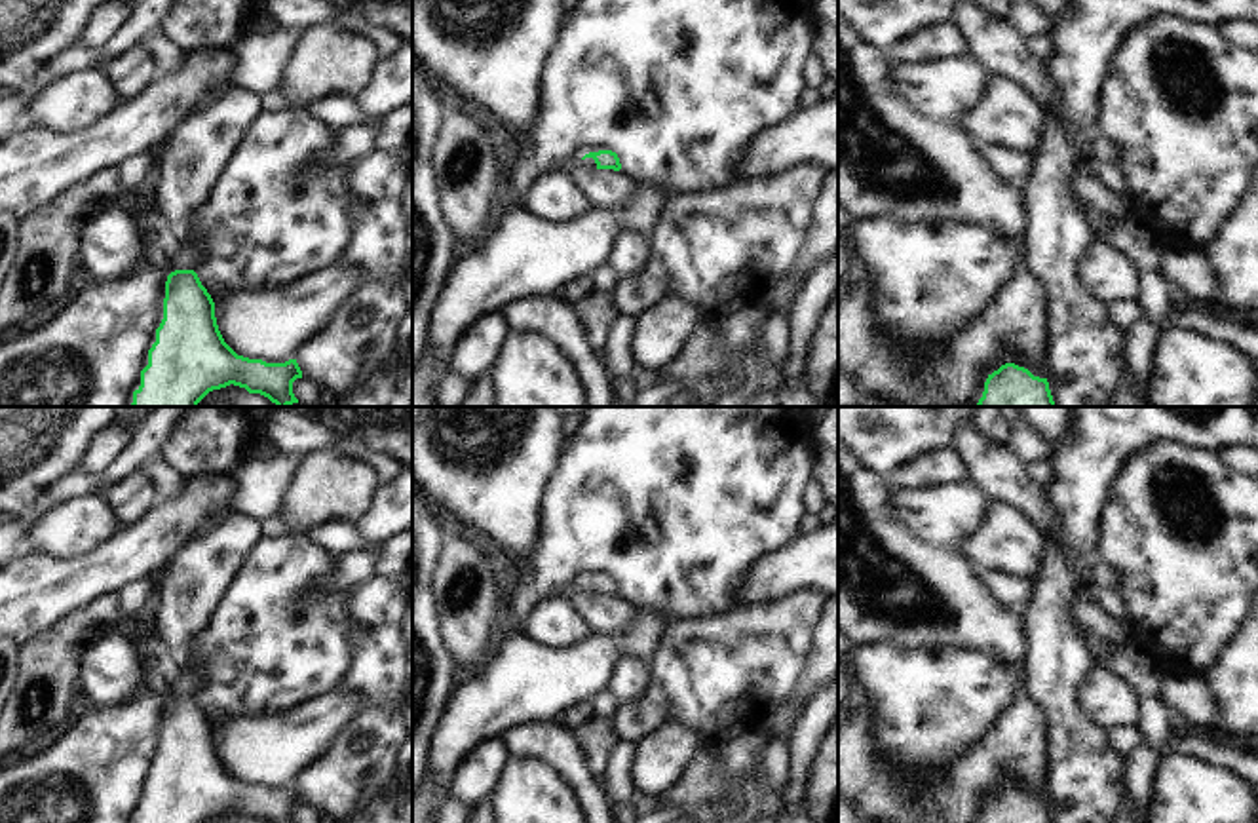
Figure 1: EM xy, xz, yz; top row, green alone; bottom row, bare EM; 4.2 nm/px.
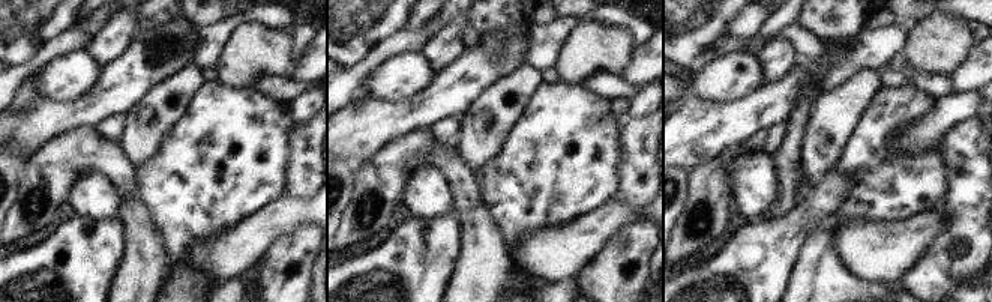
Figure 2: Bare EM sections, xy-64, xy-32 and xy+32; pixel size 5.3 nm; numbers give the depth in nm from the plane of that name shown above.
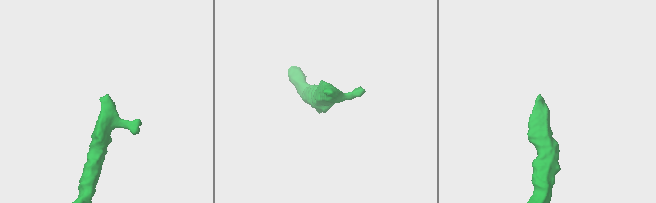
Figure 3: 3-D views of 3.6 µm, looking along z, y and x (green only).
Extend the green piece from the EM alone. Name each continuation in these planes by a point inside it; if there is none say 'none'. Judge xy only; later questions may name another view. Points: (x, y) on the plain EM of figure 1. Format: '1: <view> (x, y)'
none

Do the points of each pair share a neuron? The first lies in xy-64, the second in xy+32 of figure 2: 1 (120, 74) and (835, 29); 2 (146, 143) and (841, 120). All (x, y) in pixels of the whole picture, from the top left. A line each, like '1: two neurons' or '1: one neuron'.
1: two neurons
2: one neuron

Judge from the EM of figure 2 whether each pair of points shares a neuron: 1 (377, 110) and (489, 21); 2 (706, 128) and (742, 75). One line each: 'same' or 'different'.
1: different
2: different

